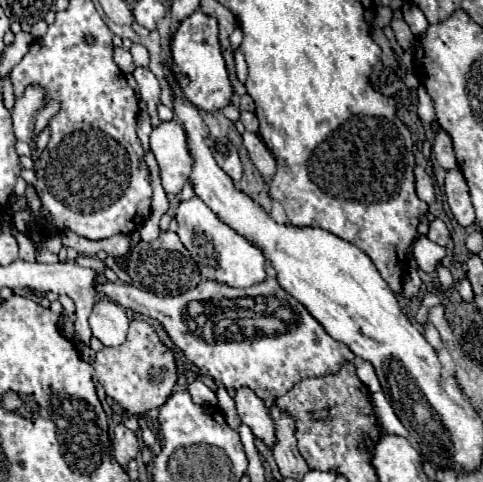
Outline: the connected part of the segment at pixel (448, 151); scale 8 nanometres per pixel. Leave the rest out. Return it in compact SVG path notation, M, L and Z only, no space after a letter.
M440 130L436 134L436 142L434 142L434 156L438 160L438 164L444 168L444 170L452 170L458 166L456 162L456 156L454 156L454 148L452 148L452 138Z

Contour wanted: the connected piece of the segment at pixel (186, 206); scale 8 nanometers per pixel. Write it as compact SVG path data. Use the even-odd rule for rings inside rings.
M192 196L190 200L182 200L176 206L176 222L178 222L178 236L182 244L188 248L190 256L196 260L204 278L224 282L234 288L246 288L266 278L264 272L264 254L262 250L240 236L234 228L228 228L214 212L198 198Z

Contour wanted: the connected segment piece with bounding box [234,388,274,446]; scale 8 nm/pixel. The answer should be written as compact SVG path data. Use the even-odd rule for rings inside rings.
M238 388L234 392L234 402L236 402L240 420L246 426L250 426L256 438L264 440L266 446L272 446L274 444L274 422L268 416L266 404L256 396L256 392L252 392L250 388Z

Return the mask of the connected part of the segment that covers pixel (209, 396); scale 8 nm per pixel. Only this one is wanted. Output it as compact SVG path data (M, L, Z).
M194 380L194 382L188 384L188 392L190 392L194 404L212 404L212 406L218 406L216 394L206 384L202 384L198 380Z

